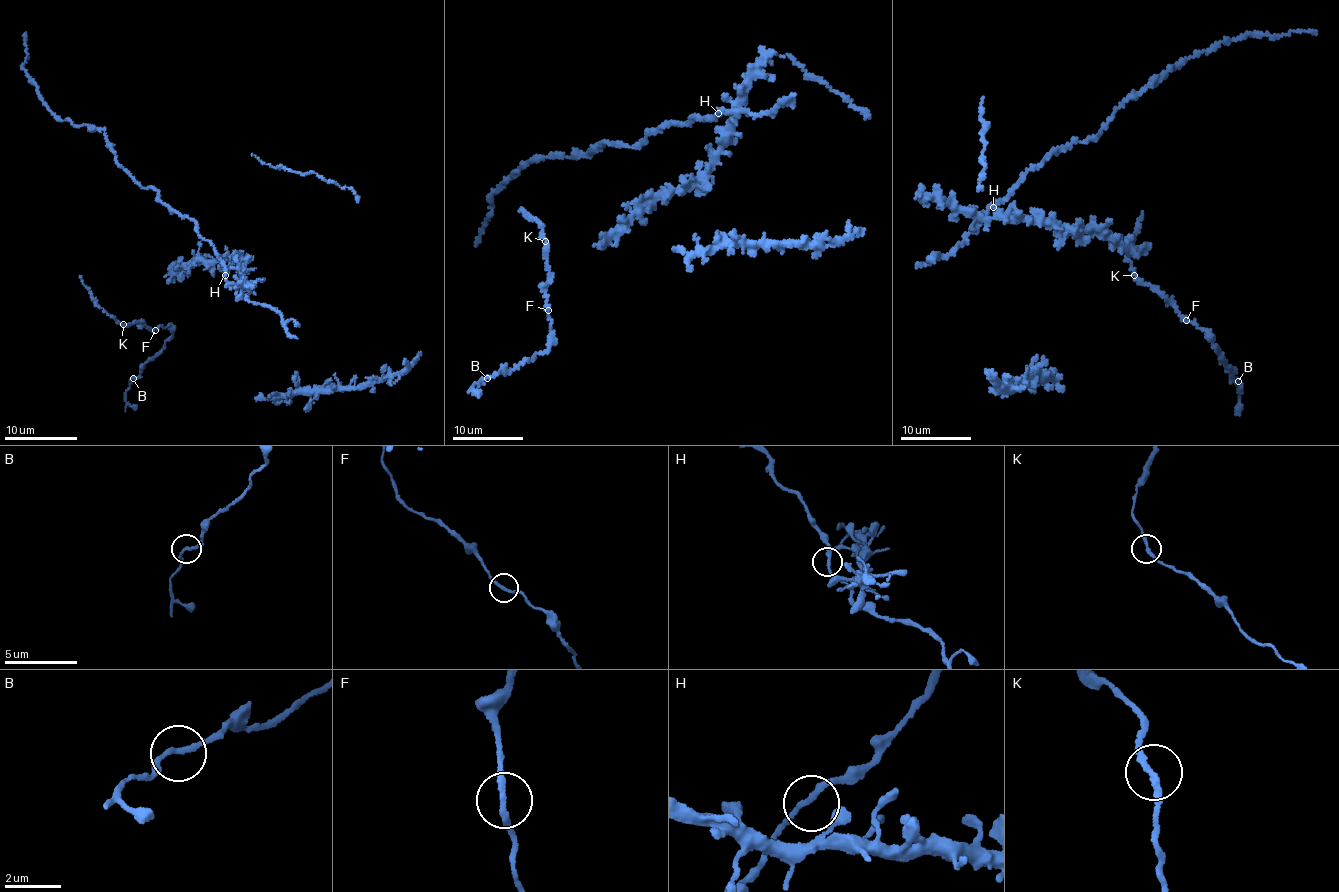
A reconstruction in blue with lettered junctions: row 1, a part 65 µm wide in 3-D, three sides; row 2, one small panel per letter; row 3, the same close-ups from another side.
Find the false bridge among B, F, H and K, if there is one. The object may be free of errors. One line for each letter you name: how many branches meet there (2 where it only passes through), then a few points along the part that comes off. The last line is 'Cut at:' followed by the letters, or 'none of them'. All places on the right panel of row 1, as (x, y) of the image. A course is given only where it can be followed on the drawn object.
Cut at: none of them

